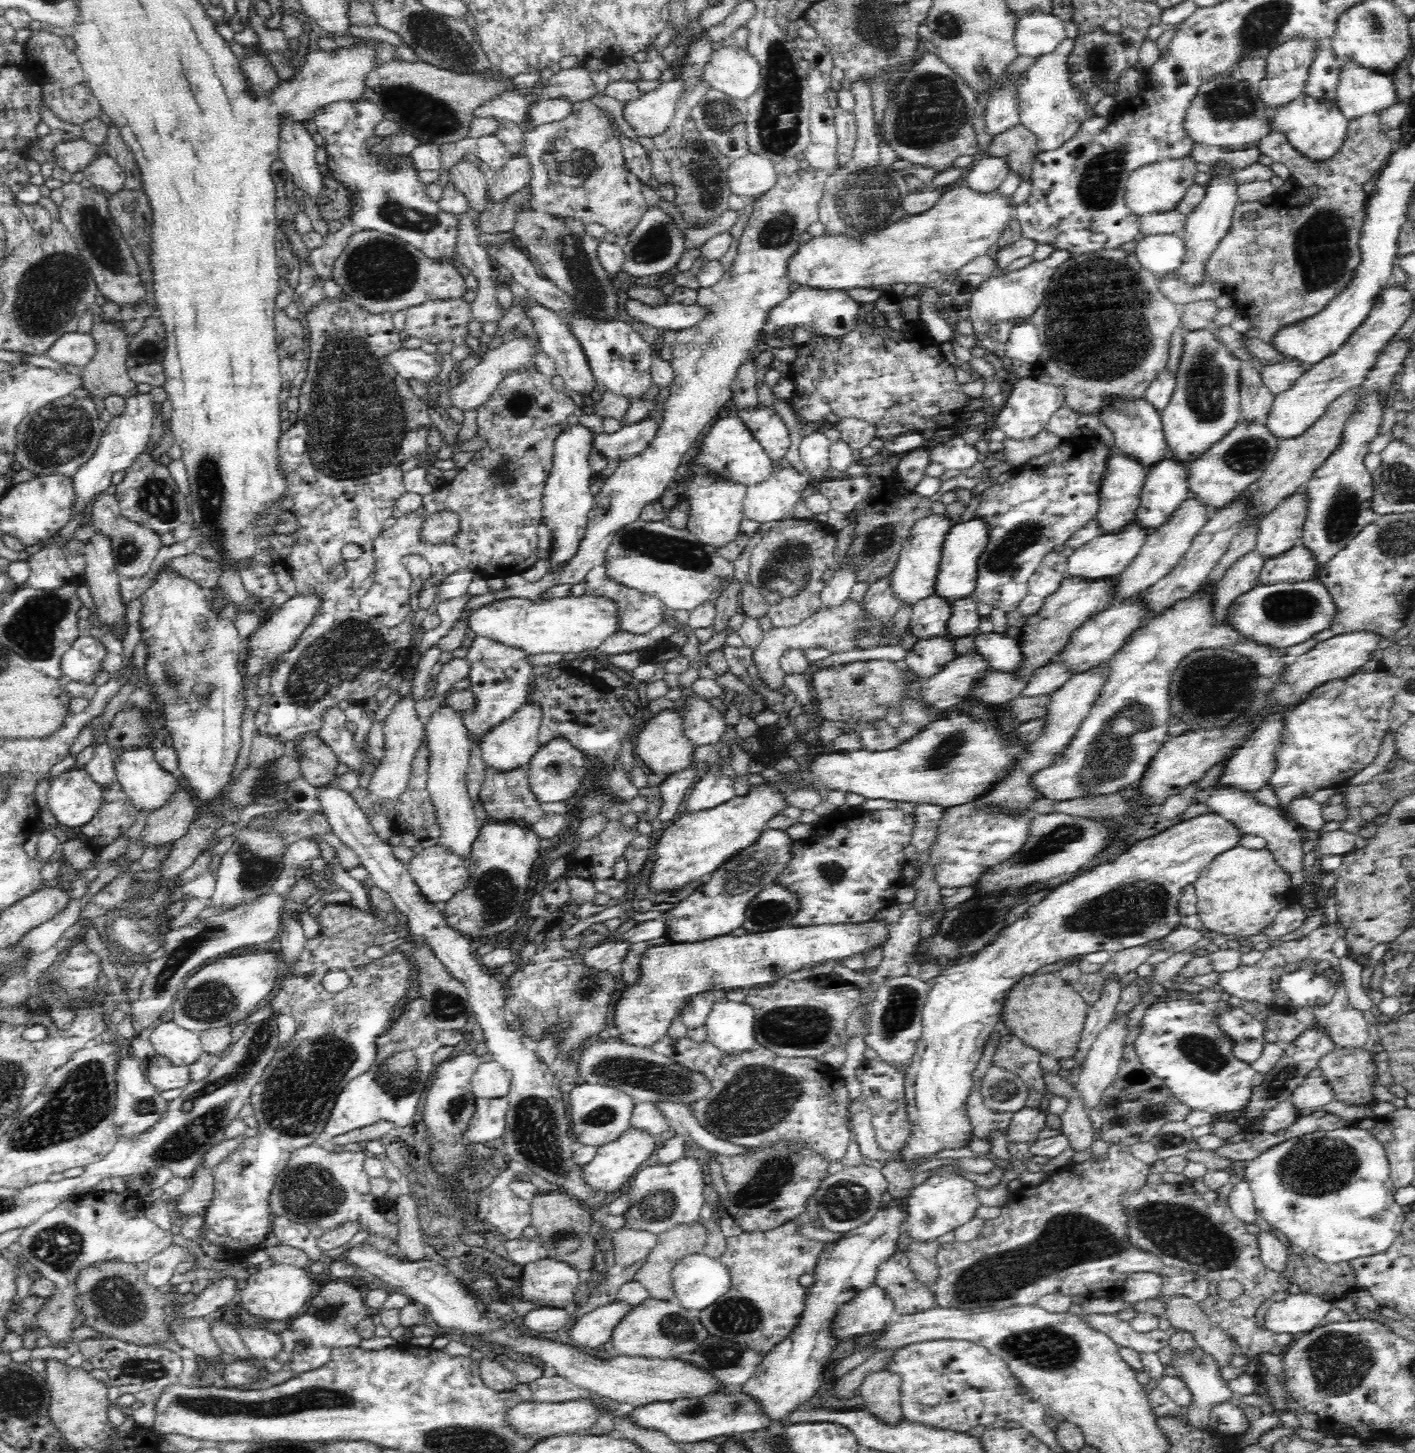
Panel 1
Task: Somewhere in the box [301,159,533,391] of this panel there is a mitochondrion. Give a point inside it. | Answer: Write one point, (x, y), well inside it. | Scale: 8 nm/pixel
(381, 271)

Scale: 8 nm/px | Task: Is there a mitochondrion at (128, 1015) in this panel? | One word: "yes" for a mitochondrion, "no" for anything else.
no

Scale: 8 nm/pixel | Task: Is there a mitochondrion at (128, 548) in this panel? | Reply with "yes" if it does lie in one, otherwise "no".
yes

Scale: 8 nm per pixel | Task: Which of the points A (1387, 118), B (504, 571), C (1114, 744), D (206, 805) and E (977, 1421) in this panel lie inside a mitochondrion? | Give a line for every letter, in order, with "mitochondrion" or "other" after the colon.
A: other
B: other
C: mitochondrion
D: other
E: other

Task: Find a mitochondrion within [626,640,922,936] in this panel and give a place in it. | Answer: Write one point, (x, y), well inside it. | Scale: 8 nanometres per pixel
(738, 878)

